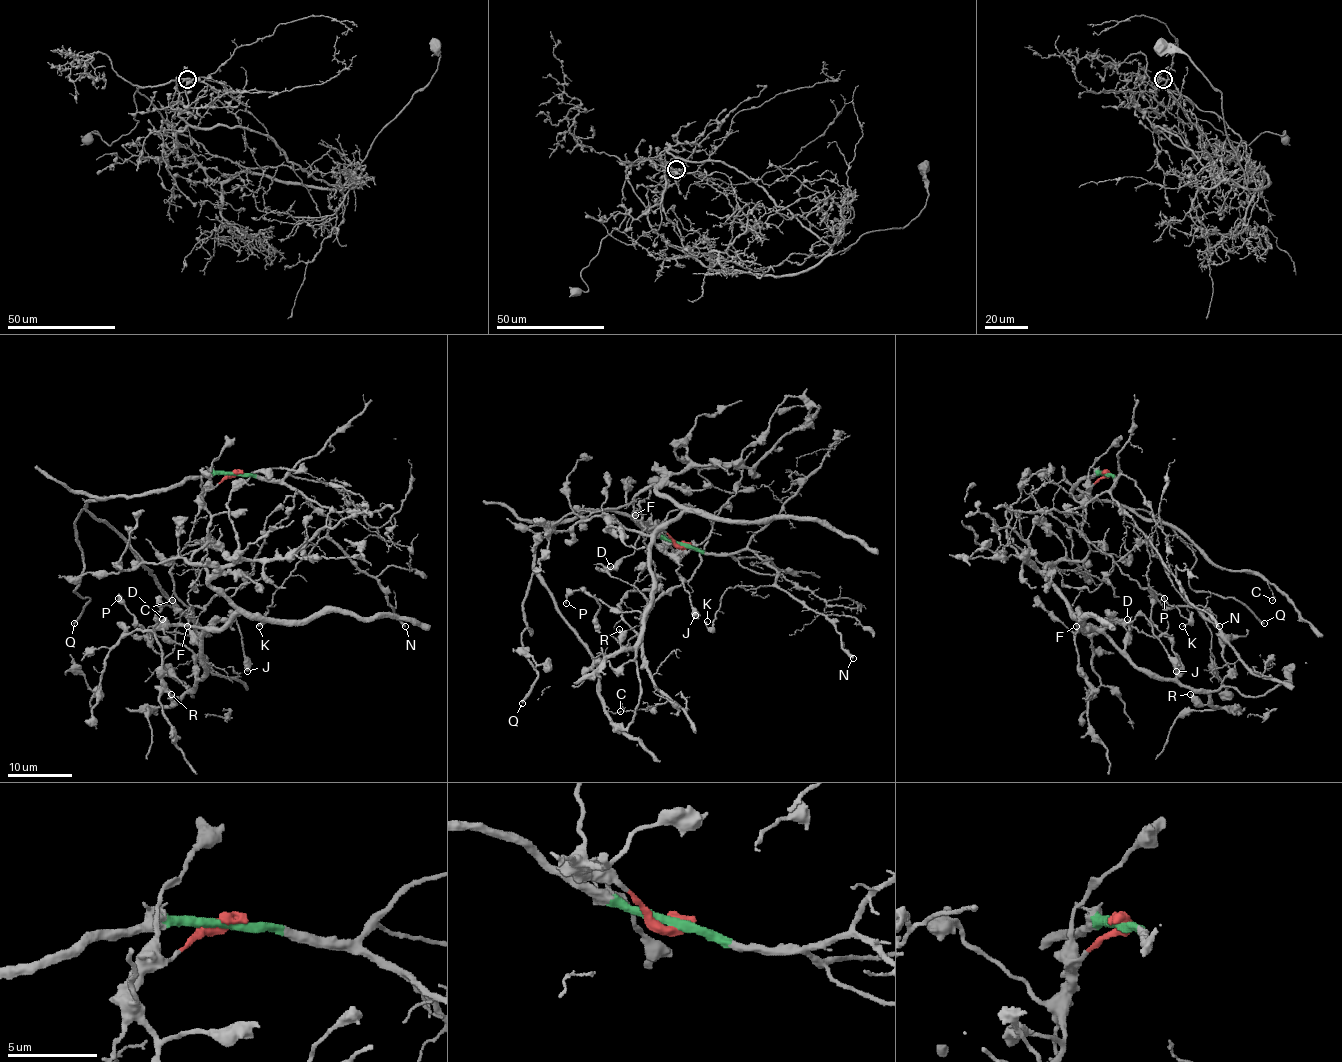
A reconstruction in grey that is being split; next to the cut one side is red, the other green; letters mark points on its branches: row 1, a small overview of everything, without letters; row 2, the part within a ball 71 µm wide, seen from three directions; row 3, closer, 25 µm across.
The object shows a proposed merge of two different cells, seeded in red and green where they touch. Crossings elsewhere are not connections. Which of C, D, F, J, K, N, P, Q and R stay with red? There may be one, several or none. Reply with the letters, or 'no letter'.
D, F, J, P, R

